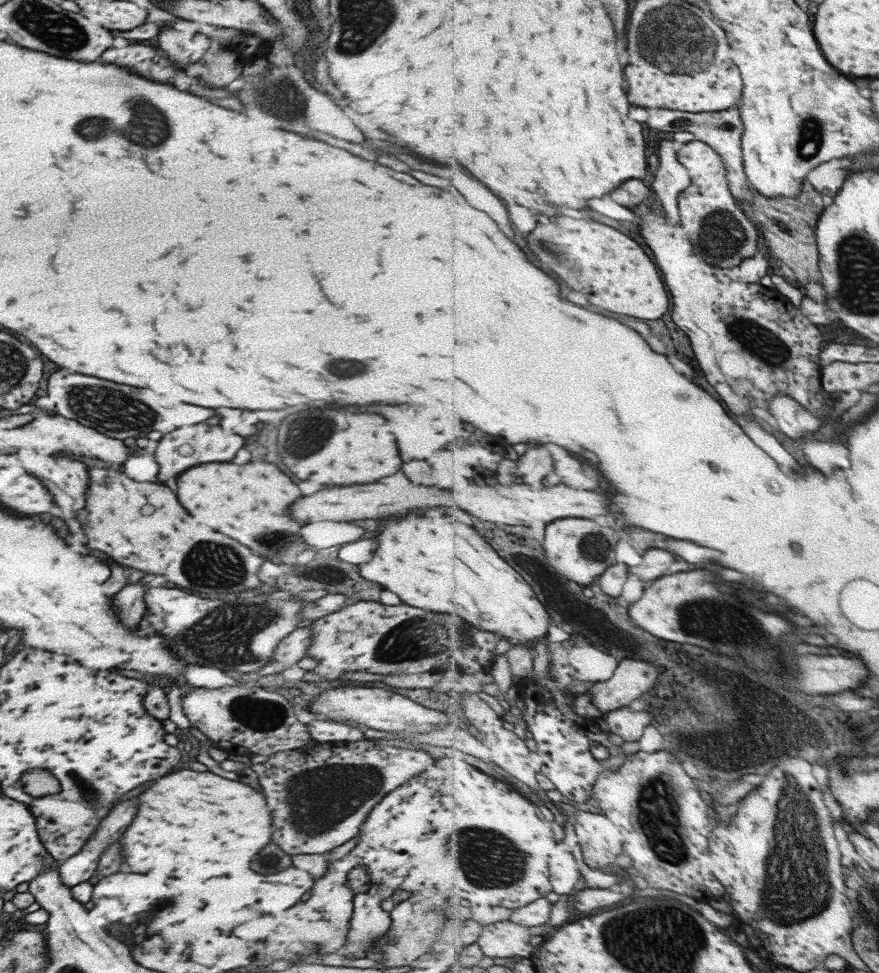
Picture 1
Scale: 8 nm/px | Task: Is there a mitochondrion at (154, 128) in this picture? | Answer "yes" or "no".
yes

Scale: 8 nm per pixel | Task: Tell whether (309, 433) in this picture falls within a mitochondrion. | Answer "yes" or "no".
yes

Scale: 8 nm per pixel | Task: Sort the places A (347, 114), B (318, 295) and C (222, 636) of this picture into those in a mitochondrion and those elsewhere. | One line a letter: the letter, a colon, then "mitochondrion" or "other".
A: other
B: other
C: mitochondrion

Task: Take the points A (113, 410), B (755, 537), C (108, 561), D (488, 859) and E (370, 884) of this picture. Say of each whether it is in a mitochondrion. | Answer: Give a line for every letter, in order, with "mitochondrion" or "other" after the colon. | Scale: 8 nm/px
A: mitochondrion
B: other
C: other
D: mitochondrion
E: other

